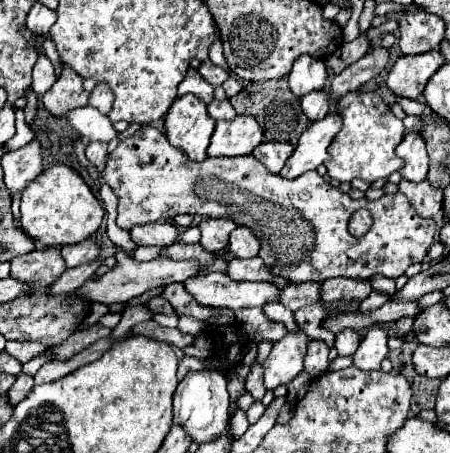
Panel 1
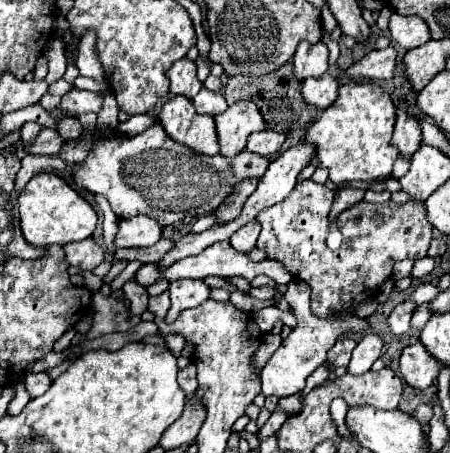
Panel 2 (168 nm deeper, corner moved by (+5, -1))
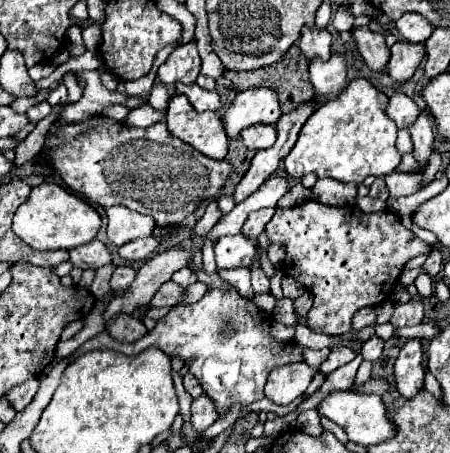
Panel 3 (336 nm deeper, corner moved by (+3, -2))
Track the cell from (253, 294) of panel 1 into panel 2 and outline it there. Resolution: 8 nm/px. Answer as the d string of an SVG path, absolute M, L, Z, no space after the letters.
M178 280L178 282L170 282L168 294L170 294L172 306L168 310L166 322L172 324L182 310L194 308L204 300L208 300L210 288L202 280Z

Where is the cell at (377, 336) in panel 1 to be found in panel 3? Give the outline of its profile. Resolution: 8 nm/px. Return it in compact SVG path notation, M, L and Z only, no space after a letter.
M372 335L366 343L362 343L360 355L362 355L364 361L376 361L380 357L380 353L382 353L382 347L384 347L382 339L378 335Z

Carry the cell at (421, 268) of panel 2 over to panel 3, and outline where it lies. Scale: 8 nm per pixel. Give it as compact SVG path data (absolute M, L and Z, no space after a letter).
M422 271L422 273L416 277L414 285L416 285L416 289L418 289L418 293L420 293L422 297L430 297L430 295L432 295L432 277L428 277L428 273Z

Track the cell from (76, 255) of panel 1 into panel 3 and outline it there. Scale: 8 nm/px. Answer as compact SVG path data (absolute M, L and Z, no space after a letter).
M94 239L86 245L74 247L68 253L70 253L70 263L80 269L98 269L98 267L110 263L110 253L108 253L106 245L98 239Z

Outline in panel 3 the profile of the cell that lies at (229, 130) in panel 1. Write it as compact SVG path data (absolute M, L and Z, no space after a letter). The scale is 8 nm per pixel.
M254 87L236 95L222 117L222 125L228 139L238 139L242 129L250 125L274 125L280 115L276 91L270 91L268 87Z

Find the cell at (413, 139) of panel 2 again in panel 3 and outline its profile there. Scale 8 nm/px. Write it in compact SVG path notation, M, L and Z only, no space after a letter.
M396 93L390 97L386 115L396 123L398 129L408 129L420 115L420 109L416 107L416 103L404 95L404 93Z

